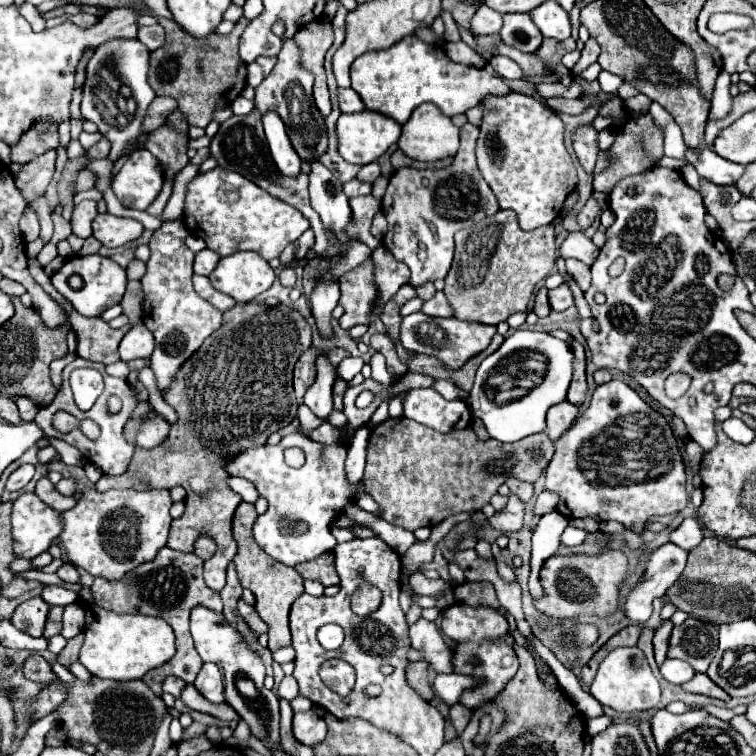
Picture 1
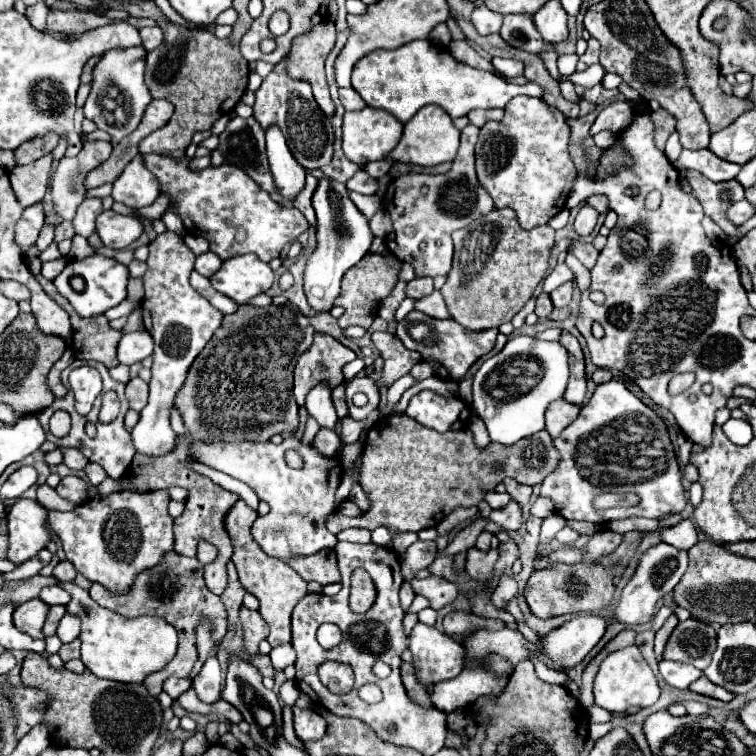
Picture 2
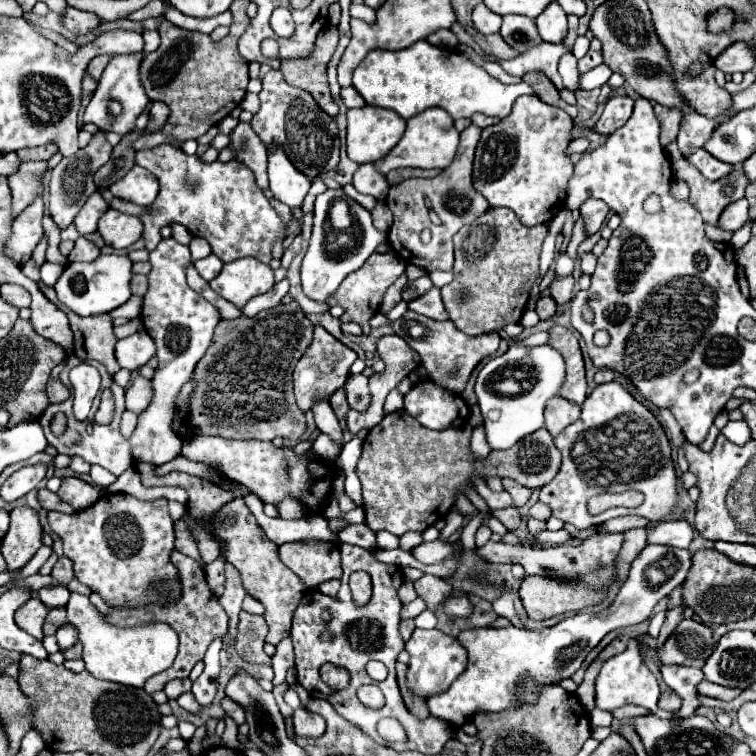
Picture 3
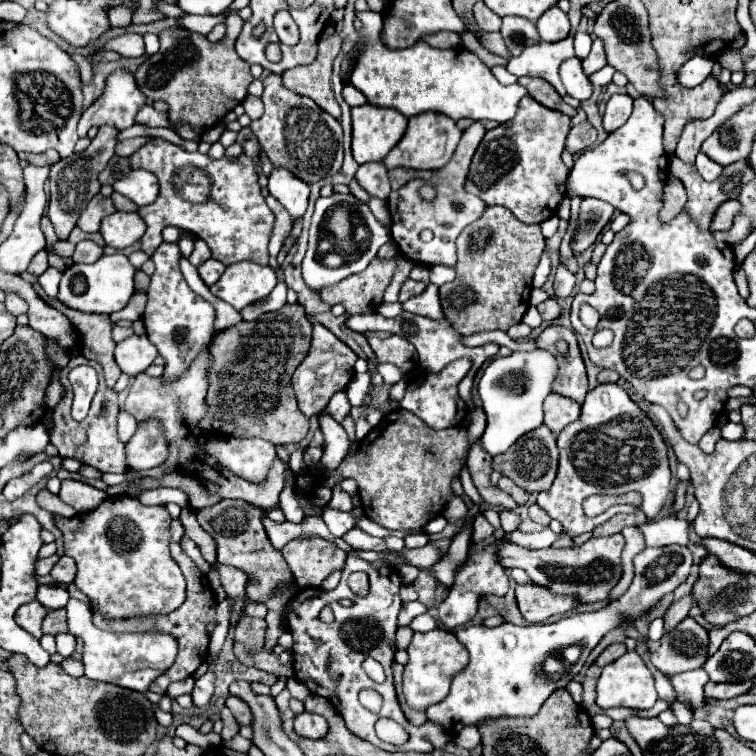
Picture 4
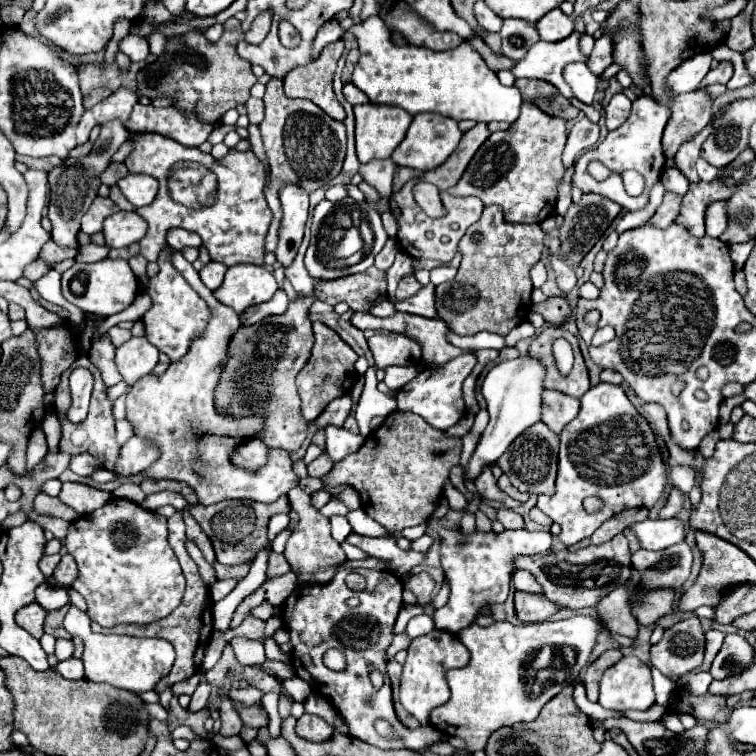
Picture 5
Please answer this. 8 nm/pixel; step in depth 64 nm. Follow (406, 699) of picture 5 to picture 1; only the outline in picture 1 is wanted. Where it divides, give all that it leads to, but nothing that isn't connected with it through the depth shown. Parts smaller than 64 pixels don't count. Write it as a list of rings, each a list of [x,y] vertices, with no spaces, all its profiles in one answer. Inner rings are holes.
[[[420,618],[416,624],[410,626],[410,642],[414,650],[424,652],[424,662],[436,672],[436,674],[450,674],[454,672],[452,658],[454,650],[446,646],[442,634],[438,632],[434,622],[428,622]]]

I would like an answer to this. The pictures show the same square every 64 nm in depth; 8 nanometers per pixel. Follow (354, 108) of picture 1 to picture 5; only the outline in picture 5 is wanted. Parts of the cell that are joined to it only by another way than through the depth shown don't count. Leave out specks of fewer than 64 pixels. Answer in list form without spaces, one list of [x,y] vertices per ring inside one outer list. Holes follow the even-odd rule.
[[[344,84],[344,96],[346,96],[346,100],[354,106],[354,104],[364,104],[364,102],[368,102],[368,96],[362,92],[362,90],[358,90],[354,84]]]

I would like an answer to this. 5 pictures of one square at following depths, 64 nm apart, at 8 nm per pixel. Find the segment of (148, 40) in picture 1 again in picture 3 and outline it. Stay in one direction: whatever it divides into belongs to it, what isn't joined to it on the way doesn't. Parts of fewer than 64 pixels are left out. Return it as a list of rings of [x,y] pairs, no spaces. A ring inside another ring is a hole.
[[[146,30],[142,36],[144,36],[144,42],[146,42],[146,46],[144,46],[144,52],[146,52],[146,54],[148,54],[148,52],[154,52],[154,50],[160,46],[160,36],[158,36],[156,30],[154,30],[154,32],[152,32],[152,30]]]

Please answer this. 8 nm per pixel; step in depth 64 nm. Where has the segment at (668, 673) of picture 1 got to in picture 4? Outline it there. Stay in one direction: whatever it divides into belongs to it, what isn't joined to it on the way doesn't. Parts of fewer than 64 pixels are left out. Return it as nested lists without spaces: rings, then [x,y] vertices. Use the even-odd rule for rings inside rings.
[[[700,668],[700,670],[692,670],[692,672],[682,672],[680,676],[670,676],[670,682],[678,694],[678,700],[690,708],[696,710],[702,700],[704,700],[704,684],[708,682],[708,674]]]

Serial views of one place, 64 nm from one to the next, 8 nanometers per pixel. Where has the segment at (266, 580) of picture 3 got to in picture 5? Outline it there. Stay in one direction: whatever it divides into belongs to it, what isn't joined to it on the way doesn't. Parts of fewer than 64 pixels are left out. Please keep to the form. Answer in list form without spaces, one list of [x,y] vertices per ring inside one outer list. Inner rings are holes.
[[[284,494],[276,502],[270,502],[270,504],[252,502],[252,500],[228,500],[228,502],[220,502],[216,506],[208,506],[208,508],[198,506],[198,504],[186,504],[186,510],[194,516],[194,520],[200,524],[204,534],[210,538],[218,562],[244,564],[244,562],[252,562],[256,558],[256,552],[260,550],[260,546],[264,546],[268,520],[274,514],[290,512],[290,502],[288,502],[288,496]],[[240,522],[250,522],[252,530],[244,532],[244,528],[242,528],[244,524],[240,524]],[[272,552],[270,556],[270,564],[268,564],[268,578],[274,578],[274,576],[282,576],[290,570],[290,564],[284,556],[278,556]],[[268,638],[268,640],[266,640],[266,656],[268,656],[268,660],[290,662],[290,654],[282,652],[282,650],[280,650],[280,646],[278,646],[278,644],[276,644],[272,638]]]

